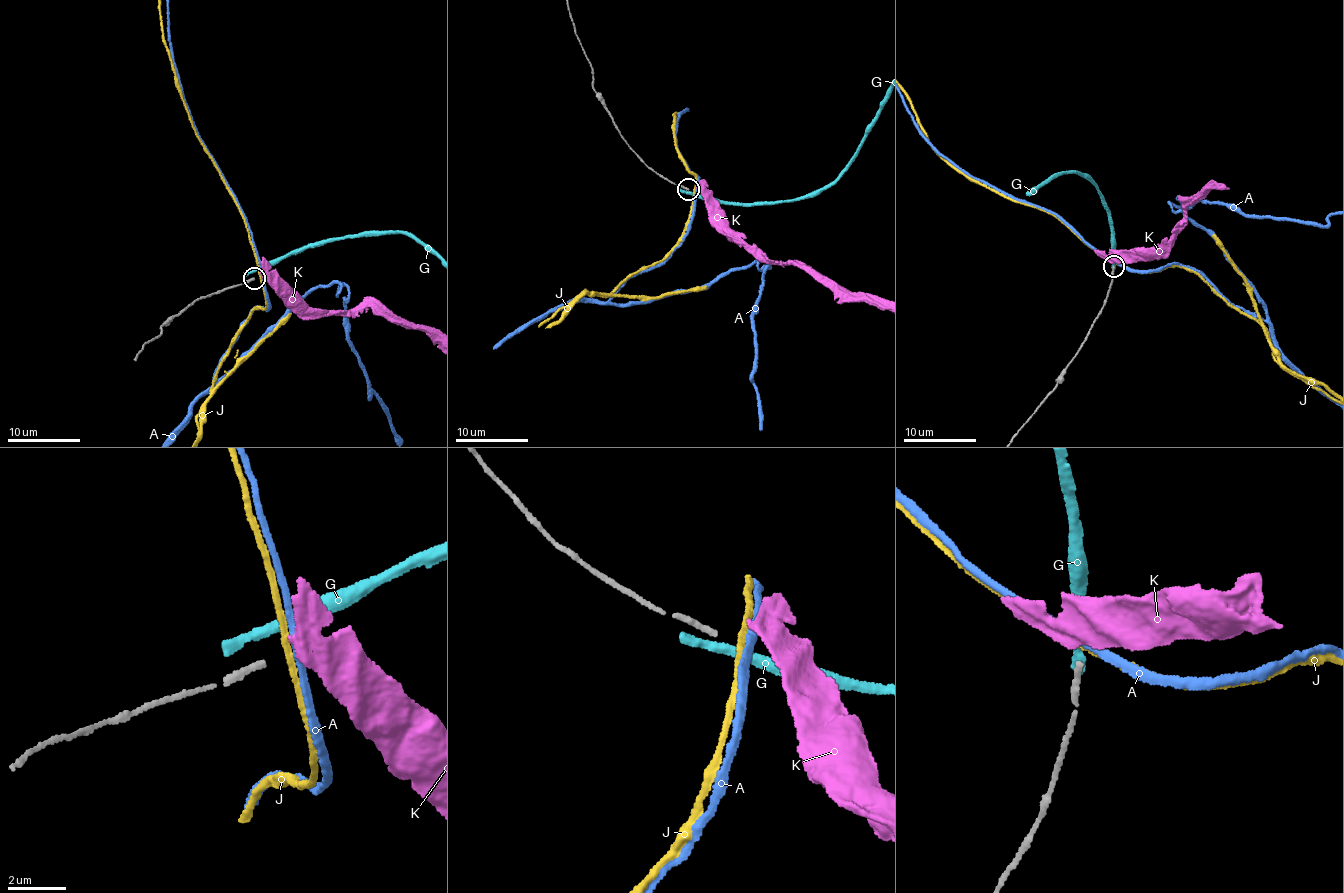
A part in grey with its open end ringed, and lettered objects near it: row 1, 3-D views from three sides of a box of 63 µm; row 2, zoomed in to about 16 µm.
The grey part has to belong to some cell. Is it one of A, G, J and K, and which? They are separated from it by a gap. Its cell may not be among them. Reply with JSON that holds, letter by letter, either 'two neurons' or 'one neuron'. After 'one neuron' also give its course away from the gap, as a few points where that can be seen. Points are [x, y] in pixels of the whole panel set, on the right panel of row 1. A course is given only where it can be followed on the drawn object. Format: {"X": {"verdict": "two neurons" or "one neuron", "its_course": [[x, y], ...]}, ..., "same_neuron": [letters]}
{"A": {"verdict": "two neurons"}, "G": {"verdict": "two neurons"}, "J": {"verdict": "two neurons"}, "K": {"verdict": "two neurons"}, "same_neuron": []}

